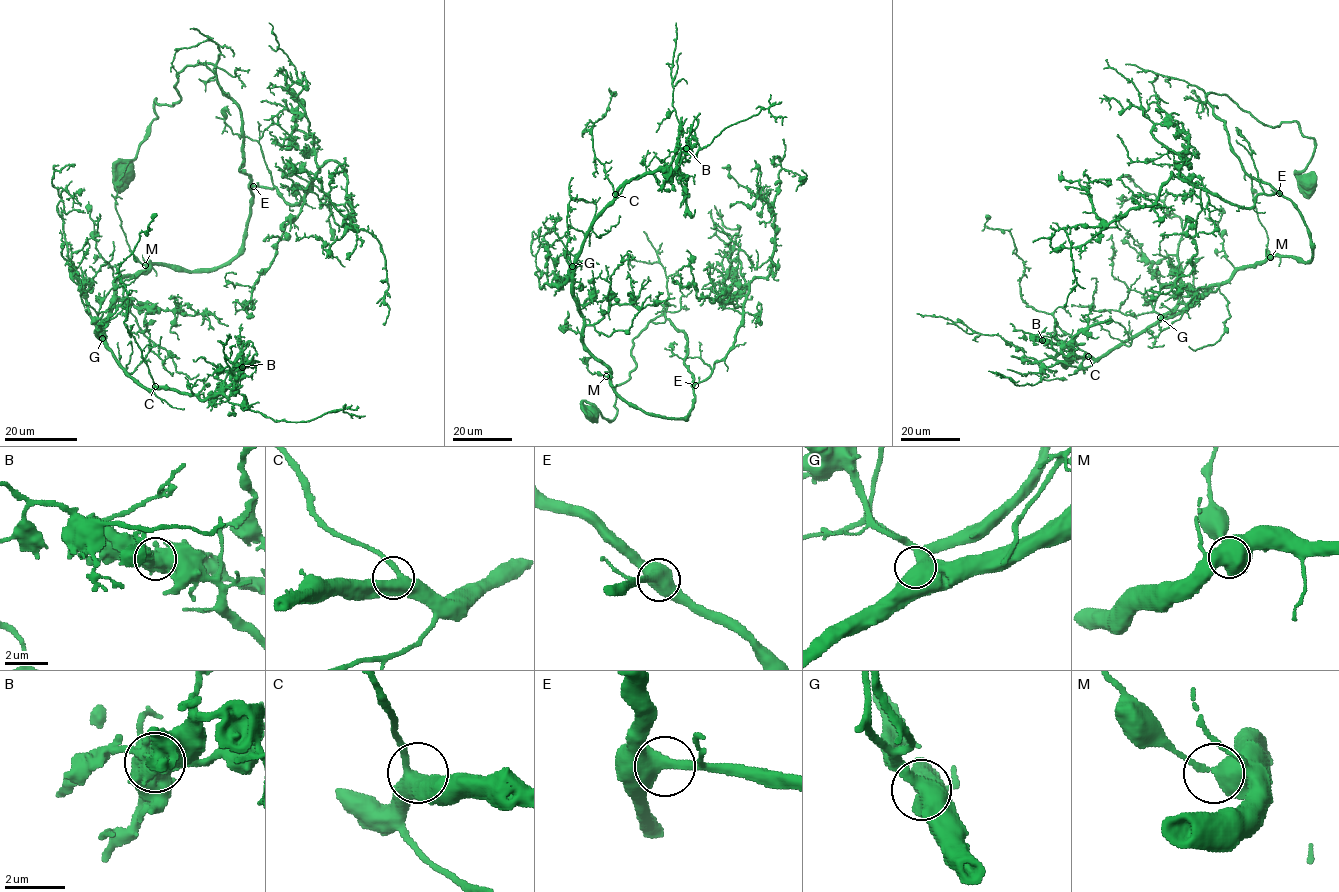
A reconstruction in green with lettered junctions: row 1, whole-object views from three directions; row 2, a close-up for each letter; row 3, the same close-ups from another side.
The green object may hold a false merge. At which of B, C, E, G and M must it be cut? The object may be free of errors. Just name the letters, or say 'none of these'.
B

